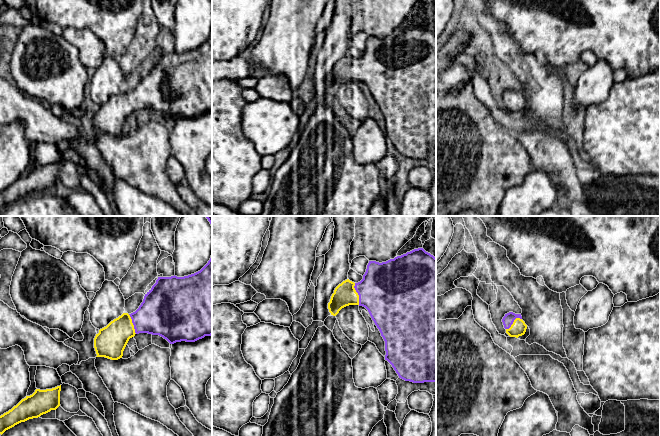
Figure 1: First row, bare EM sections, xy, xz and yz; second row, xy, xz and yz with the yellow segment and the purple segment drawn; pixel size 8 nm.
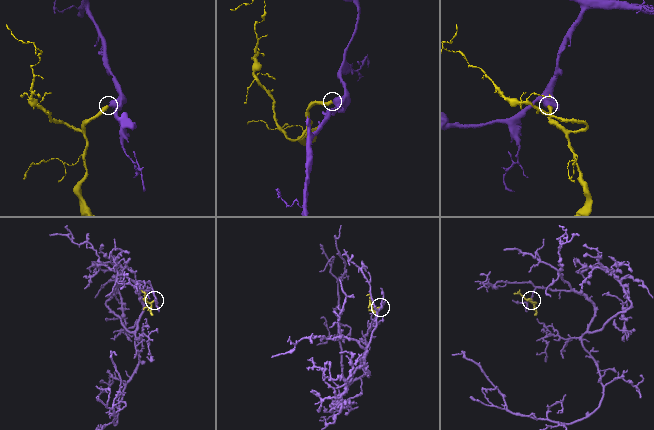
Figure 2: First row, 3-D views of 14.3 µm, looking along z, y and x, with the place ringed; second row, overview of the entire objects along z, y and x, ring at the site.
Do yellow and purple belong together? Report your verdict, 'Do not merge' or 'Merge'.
Merge

